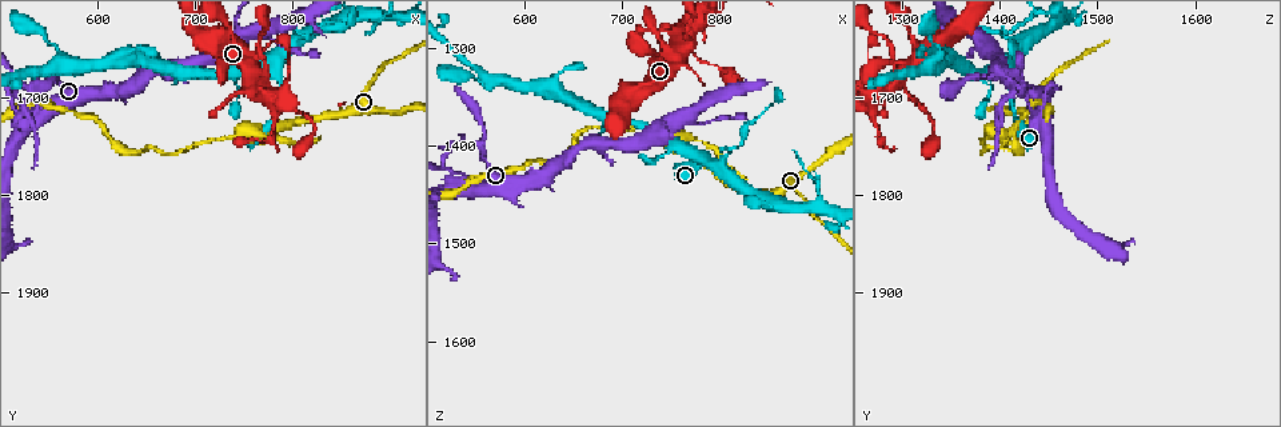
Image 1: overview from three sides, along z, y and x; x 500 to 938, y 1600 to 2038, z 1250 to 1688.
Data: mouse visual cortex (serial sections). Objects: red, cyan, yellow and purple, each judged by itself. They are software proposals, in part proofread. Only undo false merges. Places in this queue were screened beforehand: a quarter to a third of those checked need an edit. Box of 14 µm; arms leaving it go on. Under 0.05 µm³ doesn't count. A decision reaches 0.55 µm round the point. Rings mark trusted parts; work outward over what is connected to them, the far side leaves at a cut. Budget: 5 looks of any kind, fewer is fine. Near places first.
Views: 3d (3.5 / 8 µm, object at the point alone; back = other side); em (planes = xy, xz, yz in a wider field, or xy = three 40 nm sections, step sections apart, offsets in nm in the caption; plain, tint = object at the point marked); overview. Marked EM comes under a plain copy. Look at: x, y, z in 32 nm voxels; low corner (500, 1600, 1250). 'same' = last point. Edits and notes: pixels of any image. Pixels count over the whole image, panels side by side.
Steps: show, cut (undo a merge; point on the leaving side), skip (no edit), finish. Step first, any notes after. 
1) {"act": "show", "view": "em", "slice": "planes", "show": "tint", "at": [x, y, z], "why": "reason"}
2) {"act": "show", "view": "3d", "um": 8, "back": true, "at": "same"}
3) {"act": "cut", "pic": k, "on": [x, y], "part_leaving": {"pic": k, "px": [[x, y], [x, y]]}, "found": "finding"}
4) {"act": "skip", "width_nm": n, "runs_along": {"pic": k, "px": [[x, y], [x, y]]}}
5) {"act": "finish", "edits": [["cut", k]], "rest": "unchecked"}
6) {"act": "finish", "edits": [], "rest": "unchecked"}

{"act": "show", "view": "3d", "um": 3.5, "back": true, "at": [760, 1735, 1400], "why": "three-way junction"}

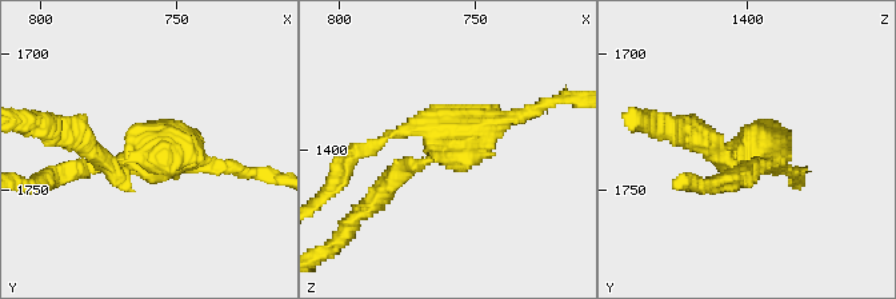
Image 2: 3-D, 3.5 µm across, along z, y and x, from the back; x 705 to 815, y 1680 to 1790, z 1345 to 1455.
{"act": "cut", "pic": 2, "on": [75, 166], "part_leaving": {"pic": 2, "px": [[128, 163], [186, 151], [243, 171]]}, "found": "two cells meet here"}

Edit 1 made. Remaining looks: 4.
{"act": "show", "view": "overview"}

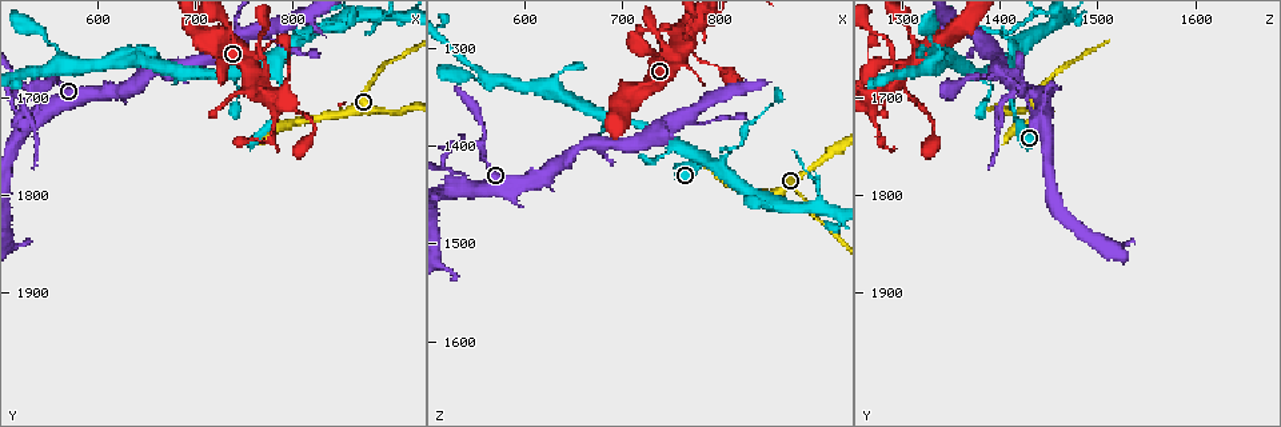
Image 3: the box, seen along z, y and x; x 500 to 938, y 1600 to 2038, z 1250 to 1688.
{"act": "show", "view": "3d", "um": 3.5, "at": [815, 1635, 1405], "why": "narrows sharply"}

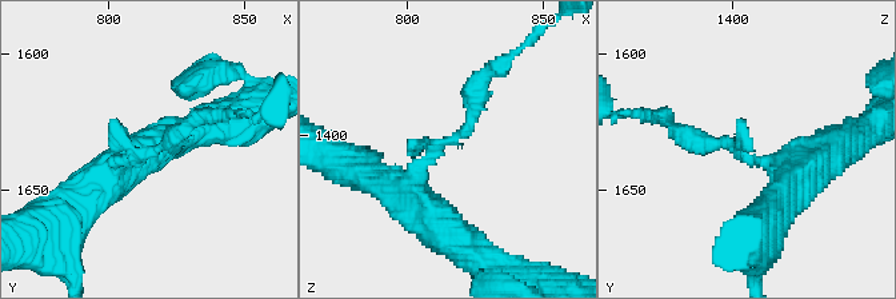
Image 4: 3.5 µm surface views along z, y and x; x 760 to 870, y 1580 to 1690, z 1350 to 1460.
{"act": "cut", "pic": 4, "on": [694, 138], "part_leaving": {"pic": 4, "px": [[735, 150], [646, 116]]}, "found": "two cells meet here"}

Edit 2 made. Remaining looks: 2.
{"act": "finish", "edits": [["cut", 2], ["cut", 4]], "rest": "unchecked"}

